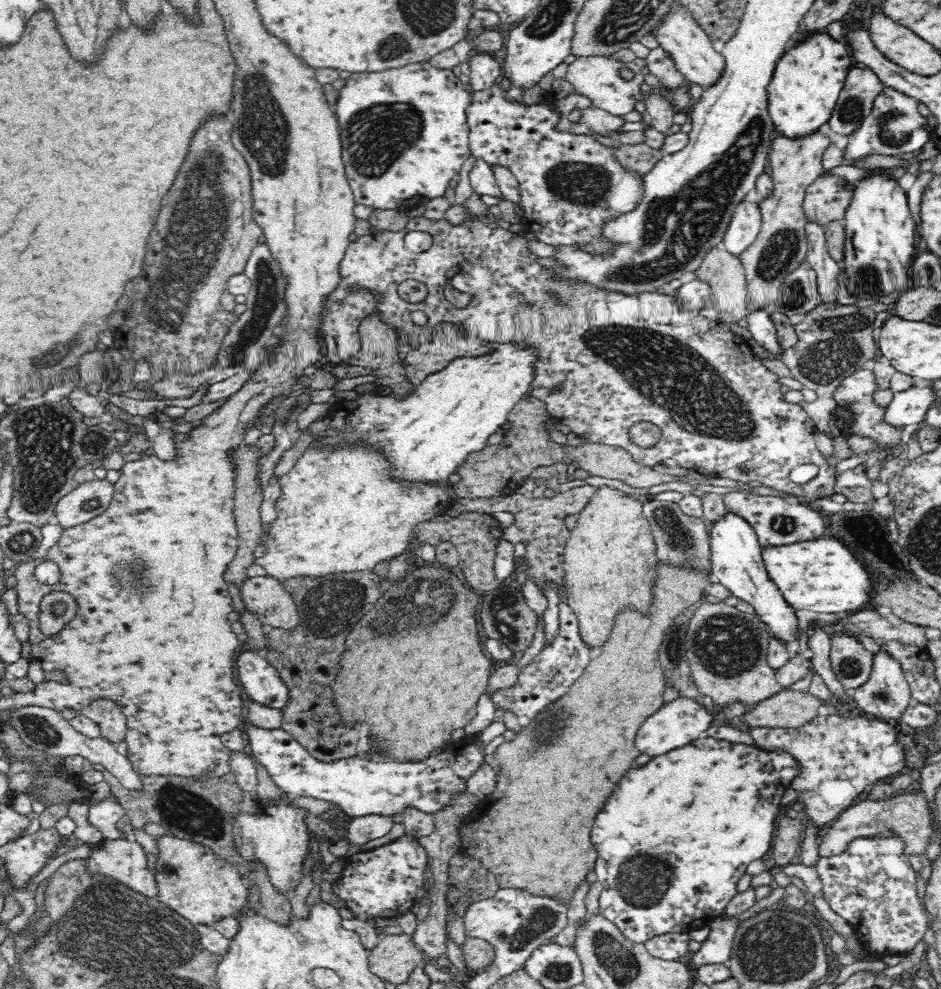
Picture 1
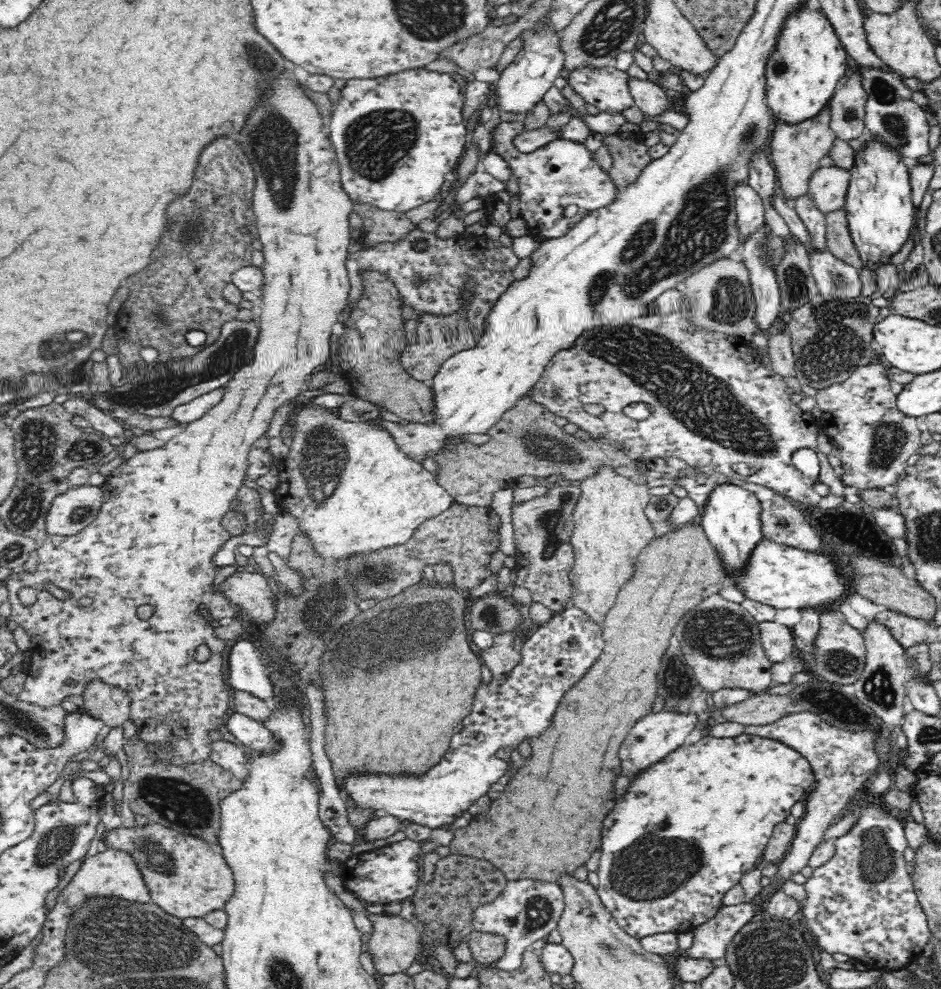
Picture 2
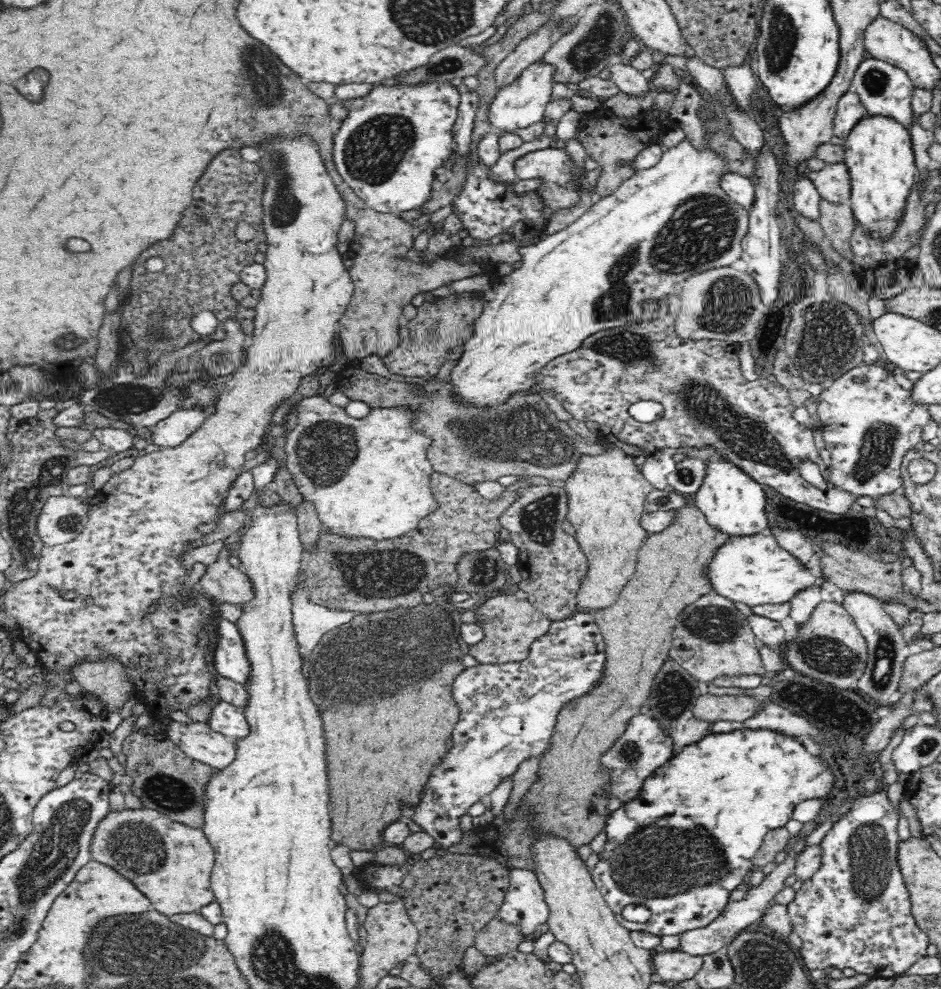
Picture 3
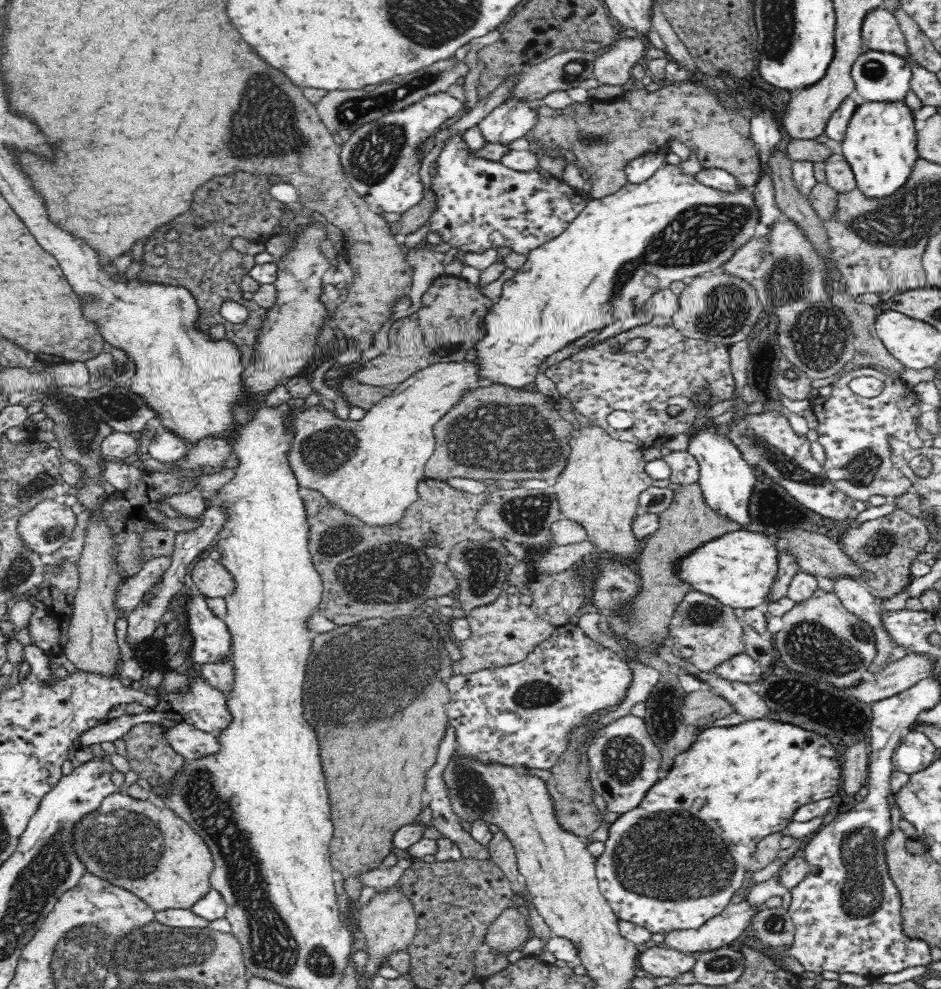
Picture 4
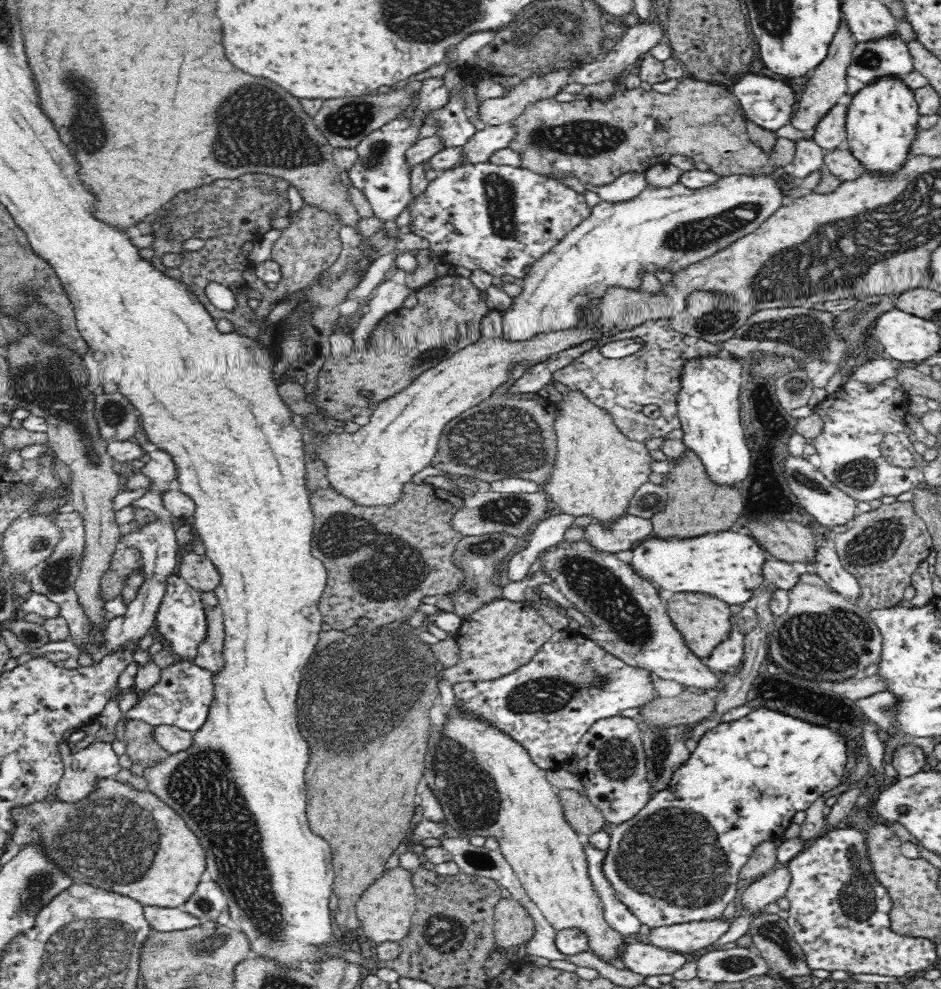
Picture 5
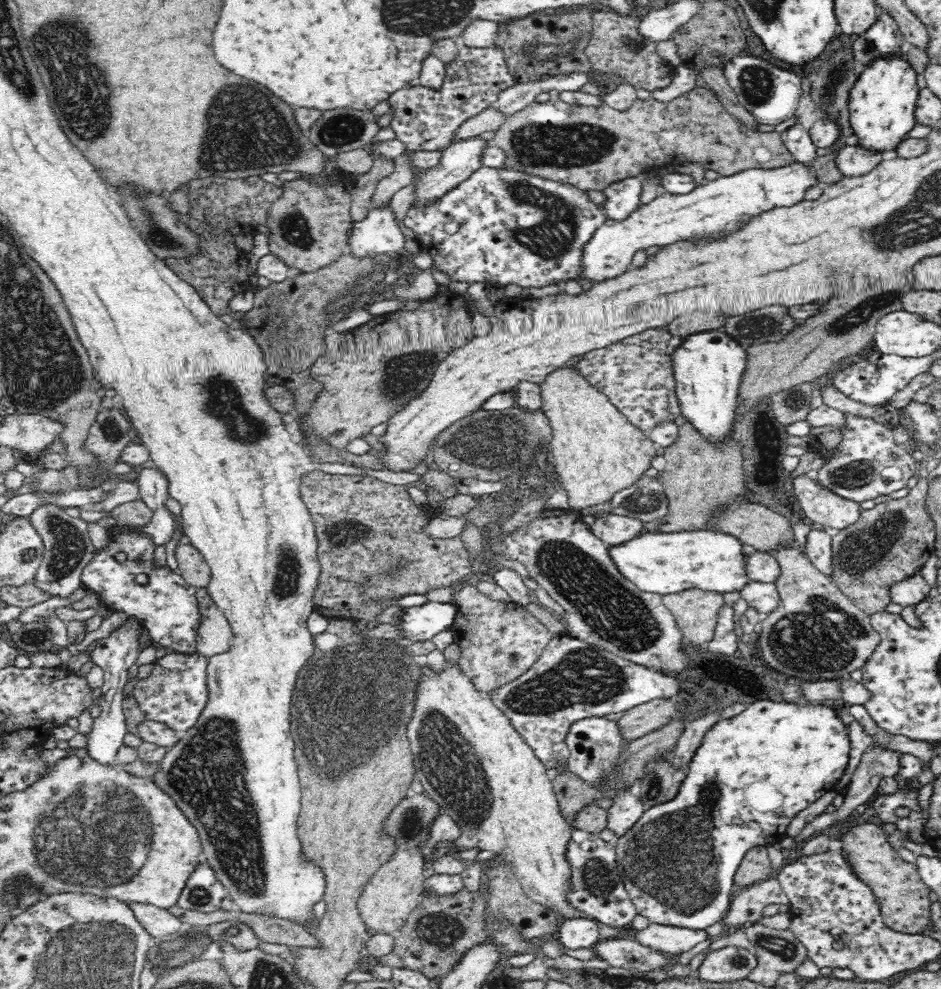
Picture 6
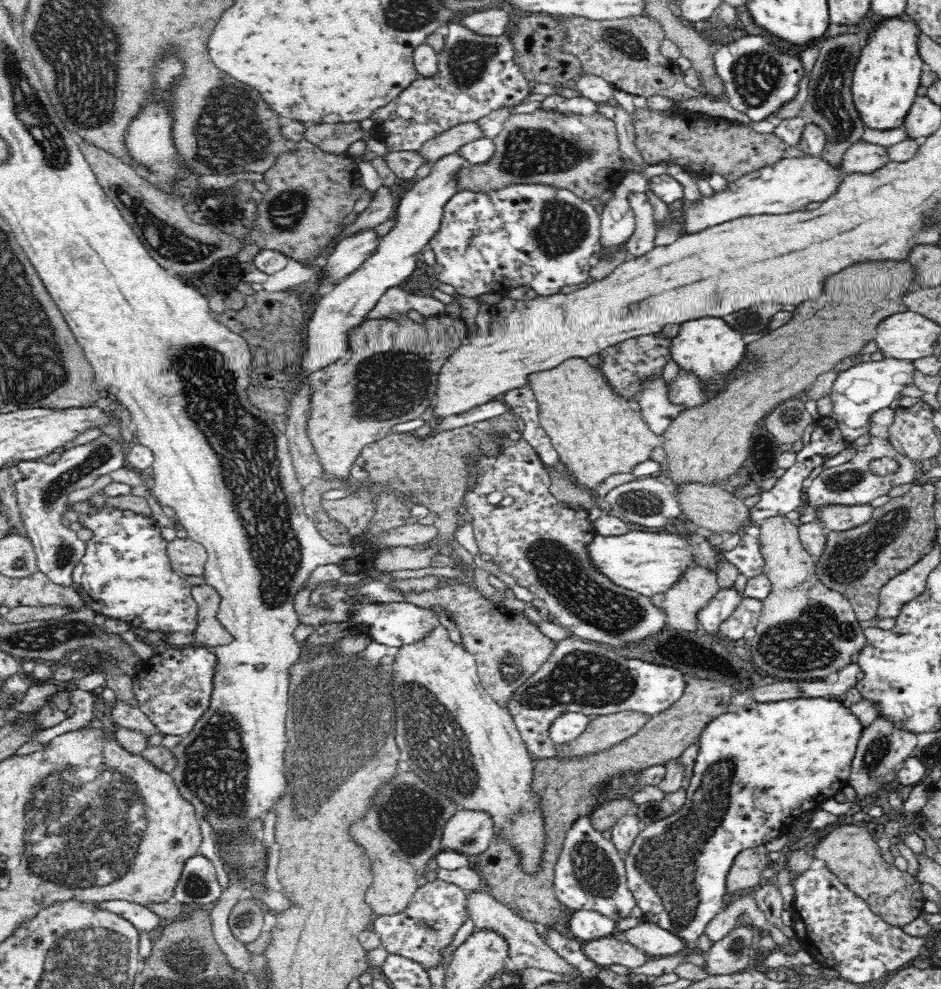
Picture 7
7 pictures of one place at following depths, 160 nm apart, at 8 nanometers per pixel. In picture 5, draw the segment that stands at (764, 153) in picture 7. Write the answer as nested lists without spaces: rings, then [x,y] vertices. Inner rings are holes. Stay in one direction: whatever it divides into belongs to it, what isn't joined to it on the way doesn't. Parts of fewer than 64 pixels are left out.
[[[689,76],[682,78],[670,94],[661,94],[641,87],[616,91],[612,100],[600,102],[592,98],[558,102],[548,98],[526,106],[526,110],[513,120],[516,136],[508,146],[522,155],[522,167],[548,178],[576,177],[584,185],[612,185],[628,171],[642,171],[658,164],[668,163],[675,154],[690,156],[695,162],[705,162],[721,177],[766,177],[778,166],[790,167],[796,156],[796,141],[778,137],[774,160],[752,142],[748,134],[746,117],[740,99],[729,92],[724,83],[714,84]]]

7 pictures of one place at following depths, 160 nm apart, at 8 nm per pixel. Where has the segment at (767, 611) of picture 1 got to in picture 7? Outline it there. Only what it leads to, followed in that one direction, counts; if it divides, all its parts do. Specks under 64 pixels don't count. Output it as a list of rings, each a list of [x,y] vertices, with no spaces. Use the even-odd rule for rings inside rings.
[[[702,318],[682,324],[680,333],[672,339],[669,351],[679,370],[693,375],[701,386],[704,404],[712,402],[726,390],[728,374],[731,374],[745,357],[745,336],[734,331],[723,319]]]

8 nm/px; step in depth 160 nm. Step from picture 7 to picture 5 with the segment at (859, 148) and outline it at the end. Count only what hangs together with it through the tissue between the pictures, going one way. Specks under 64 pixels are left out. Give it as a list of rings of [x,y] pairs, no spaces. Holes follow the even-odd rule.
[[[845,146],[824,155],[822,168],[840,180],[841,184],[854,181],[865,174],[859,162]]]

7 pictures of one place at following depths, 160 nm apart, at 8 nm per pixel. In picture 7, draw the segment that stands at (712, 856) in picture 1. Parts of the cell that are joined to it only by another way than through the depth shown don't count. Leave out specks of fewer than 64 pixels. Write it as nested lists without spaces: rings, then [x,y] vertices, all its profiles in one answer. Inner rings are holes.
[[[800,698],[779,702],[756,702],[751,700],[745,706],[738,708],[736,712],[724,712],[721,716],[709,722],[699,738],[698,754],[692,768],[687,798],[682,808],[675,810],[668,816],[652,819],[650,822],[643,824],[640,832],[638,832],[636,838],[625,852],[624,864],[627,887],[632,891],[635,903],[643,912],[643,920],[664,927],[664,929],[672,931],[673,934],[678,934],[681,938],[687,940],[686,948],[696,948],[698,938],[704,934],[708,924],[726,907],[728,872],[730,872],[738,854],[742,850],[756,848],[770,842],[770,840],[774,840],[774,838],[780,838],[780,835],[786,834],[790,830],[794,818],[798,819],[803,812],[817,809],[827,799],[834,797],[849,779],[857,742],[861,736],[862,725],[858,723],[854,714],[842,702],[824,698]]]

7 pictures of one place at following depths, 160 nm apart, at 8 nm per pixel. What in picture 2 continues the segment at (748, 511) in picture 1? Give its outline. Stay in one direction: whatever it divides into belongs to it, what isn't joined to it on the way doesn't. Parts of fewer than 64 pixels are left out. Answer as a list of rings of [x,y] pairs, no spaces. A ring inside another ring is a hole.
[[[777,497],[772,501],[759,501],[761,533],[763,538],[786,546],[800,547],[804,550],[816,550],[820,548],[820,536],[812,528],[812,524],[806,520],[804,512],[798,510],[798,504],[787,498]]]

